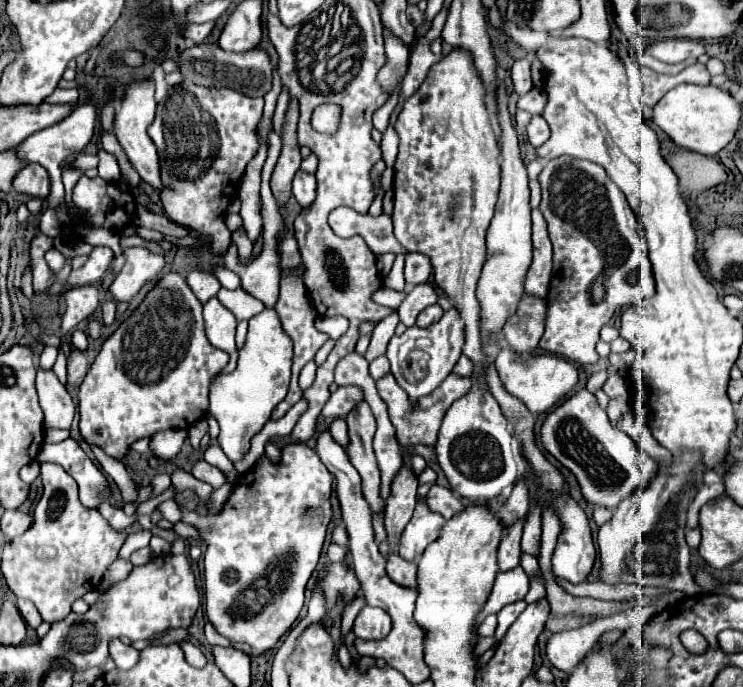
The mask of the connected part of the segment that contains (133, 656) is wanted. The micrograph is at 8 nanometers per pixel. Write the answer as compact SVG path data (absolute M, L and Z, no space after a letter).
M111 640L109 648L117 648L117 652L109 650L109 654L111 654L111 658L115 660L115 664L119 668L131 668L131 666L137 664L137 650L133 646L125 646L119 640Z

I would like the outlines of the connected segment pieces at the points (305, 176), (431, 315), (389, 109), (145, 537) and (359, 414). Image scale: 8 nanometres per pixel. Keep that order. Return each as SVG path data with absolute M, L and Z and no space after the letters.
M297 170L297 176L293 178L293 196L303 208L309 206L315 200L315 174Z
M431 304L431 306L427 306L427 308L417 316L417 326L419 326L419 328L427 328L427 326L431 326L433 322L437 322L441 316L443 316L443 308L441 308L439 304Z
M401 82L395 86L391 98L373 114L373 126L375 126L379 132L385 132L385 128L387 128L387 124L389 124L389 118L391 118L395 106L397 106L397 102L399 102L399 96L401 96Z
M138 522L125 529L129 535L119 551L119 556L128 559L131 554L149 545L152 533L143 529Z
M361 400L361 404L357 404L357 408L353 408L353 412L345 416L345 420L349 426L349 444L345 448L347 456L363 480L365 500L377 512L383 508L383 504L379 498L379 468L371 448L371 440L375 434L375 418L369 404Z

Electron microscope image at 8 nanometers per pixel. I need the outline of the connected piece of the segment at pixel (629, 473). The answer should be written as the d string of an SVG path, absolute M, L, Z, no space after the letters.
M581 388L563 404L553 408L553 418L547 416L541 426L541 442L565 468L575 474L587 502L613 510L623 498L645 488L657 472L657 462L653 460L651 464L645 454L641 470L635 440L629 434L611 428L607 412L597 404L597 398L587 388Z

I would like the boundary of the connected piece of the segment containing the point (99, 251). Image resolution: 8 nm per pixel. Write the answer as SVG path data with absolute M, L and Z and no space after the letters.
M95 246L87 258L87 262L77 268L77 270L71 270L69 274L69 282L73 286L89 286L97 280L101 280L101 276L105 274L105 270L109 268L113 260L113 252L111 248L107 246Z

